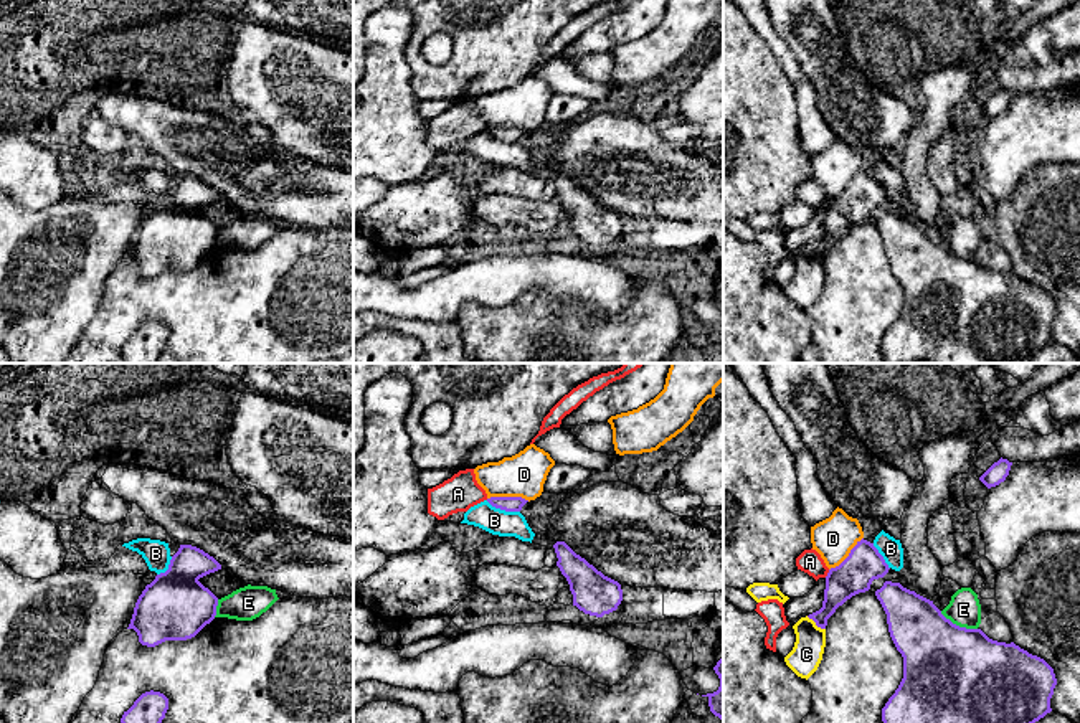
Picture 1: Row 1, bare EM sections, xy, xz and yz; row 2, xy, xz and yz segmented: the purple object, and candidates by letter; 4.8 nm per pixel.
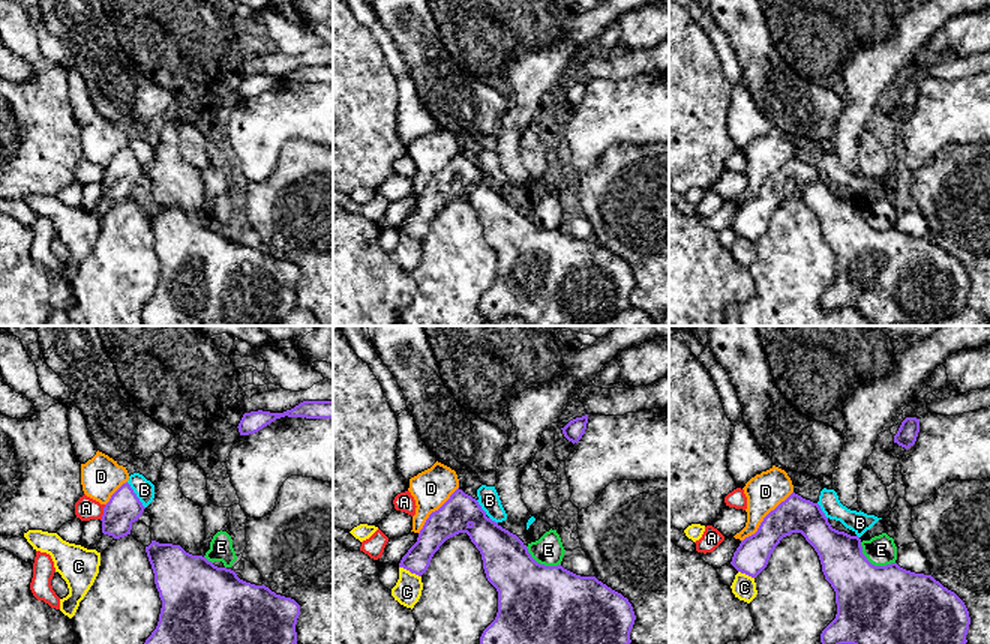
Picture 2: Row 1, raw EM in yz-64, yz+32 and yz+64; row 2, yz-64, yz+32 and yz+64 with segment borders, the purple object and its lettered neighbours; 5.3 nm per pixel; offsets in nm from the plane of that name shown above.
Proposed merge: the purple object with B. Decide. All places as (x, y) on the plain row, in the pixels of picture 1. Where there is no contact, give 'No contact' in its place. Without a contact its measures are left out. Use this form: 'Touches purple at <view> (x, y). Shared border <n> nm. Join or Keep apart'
Touches purple at xz (502, 139). Shared border 180 nm. Join

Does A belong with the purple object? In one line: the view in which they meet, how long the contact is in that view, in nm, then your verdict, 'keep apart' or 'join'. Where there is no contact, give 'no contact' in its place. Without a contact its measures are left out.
meets purple in yz; contact 50 nm long; keep apart

